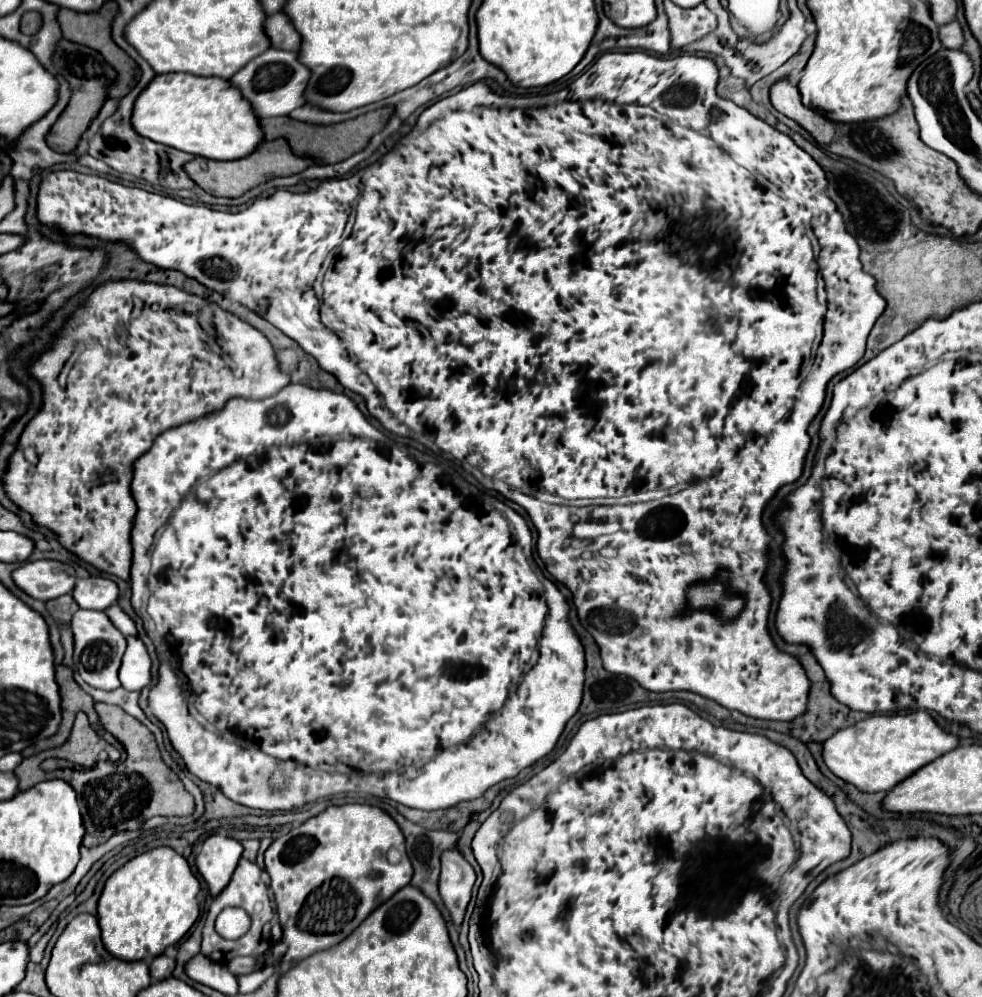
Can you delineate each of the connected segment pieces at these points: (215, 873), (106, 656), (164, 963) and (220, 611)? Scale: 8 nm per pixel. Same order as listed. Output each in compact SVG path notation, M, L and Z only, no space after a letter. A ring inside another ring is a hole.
M213 834L203 842L203 848L195 858L195 866L207 882L213 898L219 896L219 892L229 884L231 874L241 858L241 852L243 846L233 838Z
M77 610L71 620L73 636L75 636L75 666L81 678L99 690L113 690L119 688L119 668L121 668L121 658L127 648L125 636L113 626L109 616L105 612L97 610Z
M165 954L155 956L149 964L149 974L153 980L165 980L173 974L173 970L175 970L175 958L169 958Z
M287 384L275 396L269 396L269 398L263 398L263 400L233 398L217 414L211 414L211 416L205 416L203 420L195 420L191 424L183 424L183 426L177 426L177 428L171 428L171 430L163 432L155 440L151 450L145 452L135 462L133 470L135 470L135 474L133 474L131 490L133 490L133 498L137 502L137 516L135 516L135 524L133 524L133 532L131 532L133 551L130 569L131 604L135 613L143 621L144 629L147 630L149 638L153 640L153 644L157 648L159 662L161 662L161 666L159 666L159 684L155 688L151 688L151 692L149 692L149 706L151 706L155 718L159 722L163 722L163 726L167 728L169 740L171 740L173 748L185 760L187 770L193 776L197 776L199 780L219 788L229 800L233 800L237 804L243 804L243 806L249 806L249 808L265 810L265 812L275 812L275 810L287 812L287 810L293 810L293 808L301 808L307 802L315 802L317 798L323 798L323 796L331 796L331 794L339 794L339 792L365 792L365 794L379 796L379 798L391 798L391 800L395 800L395 802L399 802L403 806L417 808L417 810L449 808L449 806L455 806L455 804L459 804L463 800L473 800L473 798L483 796L483 792L487 788L495 786L497 782L501 782L505 778L517 776L523 768L531 766L535 760L549 754L555 748L567 720L577 712L577 708L581 704L583 680L585 680L585 652L583 652L583 646L581 646L577 634L573 632L573 628L569 624L569 608L567 608L567 602L565 602L563 594L557 590L557 586L551 580L547 580L532 559L532 537L524 518L503 502L499 502L497 498L493 498L489 494L483 494L481 490L471 486L467 480L463 480L447 464L439 464L437 458L433 458L429 454L421 454L417 450L409 450L407 446L399 446L393 440L389 440L385 434L381 434L377 428L373 428L365 420L365 416L357 410L357 406L345 394L335 394L335 392L329 392L329 390L313 390L313 388L307 388L307 386L301 386L301 384ZM163 526L165 526L165 530L159 536L159 540L155 542L155 534ZM537 636L541 638L538 644L539 658L537 658L537 664L527 670L531 654L537 648ZM277 768L283 768L285 774L289 776L287 790L273 790L269 786L269 776ZM303 768L305 770L307 768L309 770L321 770L321 772L337 772L341 776L307 774L307 772L303 772Z

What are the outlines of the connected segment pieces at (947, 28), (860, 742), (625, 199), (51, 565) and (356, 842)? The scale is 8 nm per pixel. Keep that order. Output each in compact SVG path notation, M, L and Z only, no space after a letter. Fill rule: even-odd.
M951 22L951 24L941 26L939 28L939 38L941 38L943 46L949 48L949 50L961 50L963 44L965 44L965 38L963 38L959 22Z
M919 710L907 714L869 716L867 720L853 724L853 728L837 732L825 744L839 744L823 746L823 760L835 776L863 792L889 792L925 764L957 748L959 738L943 730L929 712Z
M607 52L607 54L603 54L603 56L601 56L601 58L599 58L599 60L597 60L597 62L595 62L595 64L593 64L593 66L591 66L591 68L589 68L589 70L587 70L587 72L583 72L583 74L581 74L581 76L579 76L579 78L577 78L577 80L575 80L575 82L573 82L573 84L569 84L569 86L567 86L567 88L563 88L563 90L559 90L559 92L554 92L554 93L549 93L549 94L545 94L545 95L509 95L509 96L501 96L501 97L500 97L500 96L496 96L496 97L495 97L495 96L493 96L493 94L491 94L491 90L489 90L489 88L487 88L487 86L479 86L479 84L481 84L481 82L477 82L477 84L473 84L473 86L467 86L467 88L463 88L463 90L461 90L461 92L457 92L457 94L451 94L451 96L447 96L447 98L443 98L443 100L439 100L439 102L437 102L437 104L433 104L433 106L429 106L429 108L427 108L427 110L425 110L425 112L423 112L423 114L421 114L421 116L419 116L419 120L417 120L417 124L419 124L419 122L427 122L427 124L429 124L429 126L427 126L427 128L425 128L425 130L423 130L423 132L421 132L421 130L419 130L419 126L417 126L417 130L415 130L415 128L413 128L413 130L411 130L411 134L407 134L407 136L405 136L405 138L401 138L401 140L399 140L399 144L397 144L397 146L395 146L395 148L393 148L393 150L391 150L391 152L387 152L387 154L385 154L385 156L383 156L383 157L382 157L382 158L381 158L381 159L380 159L380 160L379 160L379 161L377 161L377 162L375 162L375 163L373 163L373 166L367 166L367 167L365 167L365 168L363 168L363 169L360 169L360 170L358 170L358 171L357 171L357 174L355 174L355 176L349 176L349 177L345 177L345 178L339 178L339 180L337 180L337 178L331 178L331 180L325 180L325 182L321 182L321 184L319 184L319 186L317 186L317 188L315 188L315 190L309 190L309 192L301 192L301 194L297 194L297 192L289 192L289 190L277 190L277 192L275 192L275 194L273 194L273 196L269 196L269 198L257 198L257 200L255 200L255 202L253 202L253 204L251 204L251 206L249 206L249 208L245 208L245 210L241 210L241 212L237 212L237 214L229 214L229 212L222 212L222 211L216 211L216 210L212 210L212 209L210 209L210 208L207 208L207 205L205 205L205 204L201 204L201 203L197 203L197 204L196 204L196 203L194 203L194 204L183 204L183 202L179 202L179 200L173 200L173 198L169 198L169 196L161 196L161 194L151 194L151 192L147 192L147 190L141 190L141 188L133 188L133 186L123 186L123 184L117 184L117 182L111 182L111 180L107 180L107 178L99 178L99 176L95 176L95 174L79 174L79 172L69 172L69 170L61 170L61 172L49 172L49 174L47 174L47 176L45 176L45 178L43 178L43 182L41 182L41 188L39 188L39 196L37 196L37 216L39 216L39 220L41 220L41 222L43 222L43 224L47 224L47 226L57 226L57 228L61 228L61 230L63 230L63 232L67 232L67 234L89 234L89 236L95 236L95 238L101 238L101 240L117 240L117 242L119 242L119 240L123 240L123 242L127 242L127 244L129 244L129 246L131 246L131 248L133 248L133 250L135 250L135 252L137 252L137 254L139 254L139 256L141 256L141 258L143 258L143 260L145 260L145 262L151 262L151 264L155 264L155 266L159 266L159 268L169 268L169 270L179 270L179 272L183 272L183 274L185 274L185 276L189 276L189 278L195 278L195 280L197 280L197 282L201 282L201 284L203 284L203 286L207 286L207 288L209 288L209 290L215 290L215 292L221 292L221 296L225 296L225 298L227 298L227 300L237 300L237 302L239 302L239 304L245 304L245 306L247 306L247 308L253 308L253 312L257 312L257 314L259 314L259 316L261 316L261 318L265 318L265 320L269 320L269 322L271 322L271 324L273 324L273 326L275 326L275 328L279 328L279 330L281 330L281 332L285 332L285 334L287 334L287 336L289 336L289 338L293 338L293 340L295 340L295 342L297 342L297 344L299 344L299 346L301 346L301 348L303 348L303 350L305 350L305 352L309 352L309 354L313 354L313 358L315 358L315 360L317 360L317 362L319 362L319 366L321 366L321 368L323 368L323 370L327 370L327 372L331 372L331 374L333 374L333 376L335 376L335 378L337 378L337 380L339 380L339 382L341 382L341 384L343 384L343 386L345 386L345 388L349 388L349 390L351 390L351 392L357 392L357 394L361 394L361 396L363 396L363 398L365 398L365 404L367 404L367 410L369 410L369 412L371 412L371 416L375 416L375 418L377 418L377 420L379 420L379 422L381 422L381 426L383 426L383 428L385 428L385 430L389 430L389 432L393 432L393 434L397 434L397 436L409 436L409 438L413 438L413 440L417 440L417 442L419 442L419 444L423 444L423 446L425 446L425 448L426 448L426 449L428 449L428 450L430 450L430 449L432 449L432 448L436 448L436 449L437 449L437 451L440 451L440 450L441 450L441 452L443 452L443 454L442 454L442 455L444 455L444 452L447 452L447 454L448 454L448 456L449 456L449 457L451 457L451 458L452 458L452 459L454 459L454 460L455 460L455 461L456 461L456 460L457 460L457 461L458 461L458 462L461 462L461 463L462 463L462 466L463 466L463 467L464 467L464 465L465 465L465 466L466 466L466 467L467 467L467 466L469 466L469 470L468 470L468 471L469 471L469 473L470 473L470 474L471 474L471 475L473 475L473 471L474 471L474 467L472 467L472 466L475 466L475 468L479 468L479 470L481 470L481 472L483 472L483 474L485 474L485 476L489 476L489 478L493 478L493 480L497 480L497 482L495 482L495 484L493 484L493 490L497 490L497 492L499 492L499 494L503 494L503 496L505 496L505 498L507 498L507 500L511 500L511 502L517 502L517 504L519 504L519 506L523 506L523 508L525 508L525 510L527 510L527 514L529 514L529 518L531 518L531 522L533 522L533 526L535 526L535 528L536 528L536 530L537 530L537 533L538 533L538 538L537 538L537 552L538 552L538 554L539 554L539 556L541 556L541 560L543 560L543 564L545 564L545 568L547 568L547 570L549 570L549 574L551 574L551 576L553 576L553 578L555 578L555 580L559 580L559 582L561 582L561 584L565 584L565 586L567 586L567 588L569 588L569 590L571 590L571 594L573 594L573 604L575 604L575 608L577 608L577 616L579 616L579 622L581 622L581 626L583 626L583 628L585 628L585 630L587 630L587 632L589 632L589 634L591 634L591 636L593 636L593 638L595 638L595 642L597 642L597 646L599 646L599 652L601 652L601 662L603 662L603 668L605 668L605 670L607 670L607 672L611 672L611 674L623 674L623 676L627 676L627 678L631 678L631 680L635 680L635 682L637 682L637 684L639 684L639 686L643 686L643 688L645 688L645 690L651 690L651 692L667 692L667 690L687 690L687 692L695 692L695 694L699 694L699 696L703 696L703 698L709 698L709 700L715 700L715 702L717 702L717 704L721 704L721 706L723 706L723 708L727 708L727 710L739 710L739 712L741 712L741 714L745 714L745 716L751 716L751 718L759 718L759 720L777 720L777 722L791 722L791 720L795 720L795 718L797 718L797 716L801 716L801 712L805 712L805 708L807 708L807 700L809 700L809 678L807 678L807 676L805 676L805 668L801 668L801 664L797 664L797 660L793 660L793 656L789 656L789 654L787 654L787 652L781 652L781 650L779 650L779 648L777 648L777 644L775 644L775 642L773 642L773 638L771 638L771 634L769 634L769 626L767 626L767 624L769 624L769 608L771 608L771 594L769 594L769 588L767 588L767 584L765 584L765 580L763 580L763 578L765 578L765 572L767 572L767 566L769 566L769 542L771 542L771 536L769 536L769 534L767 534L767 530L765 530L765 528L763 528L763 522L761 522L761 514L763 514L763 510L765 510L765 506L767 506L767 502L769 502L769 500L771 500L771 498L773 498L773 496L775 496L775 494L777 494L777 492L779 492L779 488L783 488L783 486L785 486L785 484L791 484L791 482L797 482L797 480L799 480L799 478L801 478L801 474L803 474L803 466L805 466L805 458L807 458L807 452L809 452L809 444L811 444L811 436L809 436L809 434L807 434L807 430L809 430L809 424L811 424L811 422L813 422L813 418L815 418L815 416L817 416L817 414L819 414L819 410L821 410L821 406L823 406L823 400L825 400L825 388L827 388L827 382L829 382L829 380L831 380L831 379L832 379L832 378L833 378L833 377L834 377L834 376L835 376L835 375L837 375L837 374L839 374L839 372L845 372L845 370L849 370L849 368L853 368L853 366L855 366L855 364L857 364L857 362L859 362L859 360L861 360L861 358L863 358L863 352L865 352L865 350L866 350L866 343L867 343L867 338L868 338L868 336L869 336L869 332L871 332L871 328L873 328L873 324L875 324L875 320L877 320L877 318L879 318L879 316L881 316L881 314L883 314L883 310L885 310L885 306L887 306L887 302L885 302L885 298L883 298L883 296L881 296L881 294L879 294L879 292L877 292L877 280L873 280L873 276L869 276L869 274L867 274L867 272L865 272L865 270L863 270L863 264L861 264L861 260L859 260L859 254L861 254L861 250L859 250L859 244L857 244L857 240L853 240L853 236L851 236L851 234L847 234L847 230L845 230L845 222L843 222L843 220L841 220L841 212L839 212L839 210L837 210L837 206L835 206L835 204L833 204L833 200L831 200L831 198L829 198L829 196L827 196L827 194L825 194L825 188L827 188L827 176L825 176L825 172L823 172L823 168L821 168L821 166L819 166L819 164L817 164L817 162L815 162L815 160L813 160L813 158L811 158L811 156L809 156L809 154L805 154L805 152L803 152L803 150L801 150L801 148L799 148L799 146L797 146L797 144L795 144L795 142L793 142L793 140L791 140L791 138L789 138L789 136L787 136L787 134L781 134L781 132L777 132L777 130L775 130L775 128L773 128L773 126L769 126L769 124L767 124L767 122L763 122L763 120L759 120L759 118L755 118L755 116L753 116L753 114L749 114L749 112L747 112L747 110L745 110L745 108L741 108L741 106L737 106L737 104L735 104L735 102L731 102L731 100L725 100L725 98L719 98L719 96L717 96L717 92L715 92L715 88L717 88L717 66L715 66L715 62L713 62L713 60L711 60L711 58L705 58L705 56L691 56L691 54L681 54L681 56L675 56L675 58L657 58L657 56L651 56L651 54L647 54L647 52ZM506 97L507 97L507 98L508 98L508 97L509 97L509 99L510 99L510 100L509 100L509 103L510 103L510 104L511 104L511 105L513 105L513 106L517 106L517 107L520 107L520 108L513 108L513 106L504 106L504 101L506 101ZM801 221L811 221L811 226L813 226L813 231L812 231L812 230L809 230L809 231L807 231L807 233L806 233L806 234L805 234L805 224L803 224L803 222L801 222ZM329 252L333 252L333 254L335 254L335 256L333 256L333 264L331 264L331 266L329 266L329 268L327 268L327 272L325 272L325 280L323 280L323 298L322 298L322 296L320 296L320 297L318 297L318 296L316 296L316 294L315 294L315 292L313 292L313 288L311 288L311 286L313 286L313 282L315 282L315 280L316 280L316 278L317 278L317 272L319 272L319 268L321 268L321 264L323 264L323 260L325 260L325 259L326 259L326 257L327 257L327 254L329 254ZM817 262L819 262L819 264L821 264L821 272L823 272L823 278L825 278L825 288L827 288L827 300L826 300L826 292L825 292L825 288L824 288L824 281L823 281L823 278L822 278L822 276L821 276L821 274L819 274L819 273L818 273L818 277L817 277L817 272L819 272L819 266L817 266ZM773 302L775 302L775 304L777 304L777 306L779 306L779 308L777 308L777 310L773 310ZM823 320L824 320L824 331L823 331L823 340L821 340L821 344L819 344L819 347L818 347L818 350L817 350L817 353L816 353L816 356L815 356L815 358L814 358L814 360L813 360L813 368L809 368L809 376L805 376L805 379L803 379L803 378L801 378L801 372L802 372L802 370L803 370L803 369L804 369L804 368L805 368L805 367L806 367L806 366L807 366L807 365L808 365L808 364L809 364L809 363L810 363L810 360L811 360L811 349L812 349L812 346L813 346L813 340L815 340L815 336L817 336L817 326L819 326L819 324L821 324L821 323L822 323L822 322L823 322ZM369 380L371 380L371 382L373 382L373 386L375 386L375 390L377 390L377 392L369 392ZM681 482L697 482L697 484L689 484L689 486L687 486L687 488L685 488L685 490L681 490L681 492L677 492L677 494L667 494L667 496L663 496L663 498L659 498L659 500L651 500L651 502L644 502L644 499L642 499L642 497L643 497L643 496L648 496L648 490L663 490L663 488L671 488L671 486L675 486L675 484L681 484ZM529 488L533 488L533 490L543 490L543 492L549 492L549 493L551 493L551 494L555 494L555 495L556 495L556 496L557 496L557 497L558 497L558 499L557 499L557 502L556 502L556 504L547 504L547 502L543 502L543 500L539 500L539 494L537 494L537 492L521 492L521 490L529 490ZM559 504L560 504L560 505L569 505L569 506L591 506L591 505L628 505L628 504L630 504L630 505L632 505L632 511L631 511L631 516L625 516L625 517L623 517L623 519L619 519L619 523L620 523L620 526L621 526L621 528L620 528L620 530L619 530L619 531L617 531L617 532L615 532L615 533L613 533L613 534L611 534L611 536L607 536L607 537L606 537L606 535L603 535L603 536L600 536L600 537L598 537L598 538L597 538L597 539L596 539L596 540L594 540L594 541L596 541L596 554L593 554L593 558L583 558L583 556L581 556L581 554L583 554L583 552L585 552L585 550L589 550L589 548L591 548L591 544L593 544L593 540L591 540L591 542L583 542L583 540L579 540L579 538L575 538L575 536L573 536L573 526L575 526L575 524L573 524L573 518L571 518L571 510L569 510L569 508L567 508L567 506L559 506ZM642 518L643 518L643 520L645 520L645 522L643 522L643 524L675 524L675 526L638 526L638 524L639 524L639 522L640 522L640 520L641 520L641 519L642 519ZM683 542L685 542L685 544L689 544L689 546L691 546L691 552L689 552L689 554L687 554L687 552L683 552L683 550L681 550L681 544L683 544ZM606 544L607 544L607 546L611 546L611 548L615 548L615 550L617 550L617 556L613 556L613 558L603 558L603 556L599 556L599 554L598 554L598 552L599 552L599 550L600 550L600 549L602 549L602 548L603 548L603 547L605 547L605 546L606 546ZM721 568L723 568L723 570L727 570L727 572L729 572L729 574L731 574L731 578L729 578L729 586L731 586L731 588L733 588L733 590L735 590L735 592L741 592L741 594L743 594L743 596L745 596L745 600L747 600L747 602L745 602L745 610L743 610L743 612L741 612L741 614L739 614L739 616L737 616L737 618L735 618L735 620L729 620L729 622L723 622L723 620L719 620L719 618L717 618L717 616L715 616L715 614L711 614L711 612L691 612L691 614L683 614L683 606L685 606L685 590L687 590L687 586L689 586L689 584L693 584L693 582L697 582L697 580L703 580L703 578L711 578L711 576L713 576L713 574L715 574L715 572L717 572L717 570L721 570Z
M57 560L27 562L13 572L15 584L37 600L51 600L69 594L75 588L75 568Z
M363 804L331 806L299 828L277 838L265 852L265 870L271 876L271 890L275 894L277 914L283 928L281 942L269 954L275 956L275 964L303 960L319 950L335 946L347 938L377 906L407 886L413 876L411 862L405 854L405 838L395 820L383 810ZM389 850L397 850L401 858L391 862Z

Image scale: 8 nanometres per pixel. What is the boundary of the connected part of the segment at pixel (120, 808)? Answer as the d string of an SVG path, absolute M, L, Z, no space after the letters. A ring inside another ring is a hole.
M95 704L95 710L101 718L101 724L107 732L111 732L127 750L127 760L115 766L115 770L55 770L41 772L41 782L51 778L61 778L71 784L77 792L83 824L87 828L83 846L93 848L95 844L103 844L117 832L139 830L153 816L189 816L195 812L195 802L189 792L185 792L179 776L163 762L155 736L141 724L137 718L129 716L117 706L111 704Z

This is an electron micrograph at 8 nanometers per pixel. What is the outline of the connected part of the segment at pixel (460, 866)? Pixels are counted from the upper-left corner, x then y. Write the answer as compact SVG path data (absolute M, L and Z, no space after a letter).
M459 850L443 852L439 894L441 894L443 904L449 910L451 920L457 928L463 922L463 914L465 914L467 904L469 904L473 884L475 884L475 870L461 856L461 852Z

